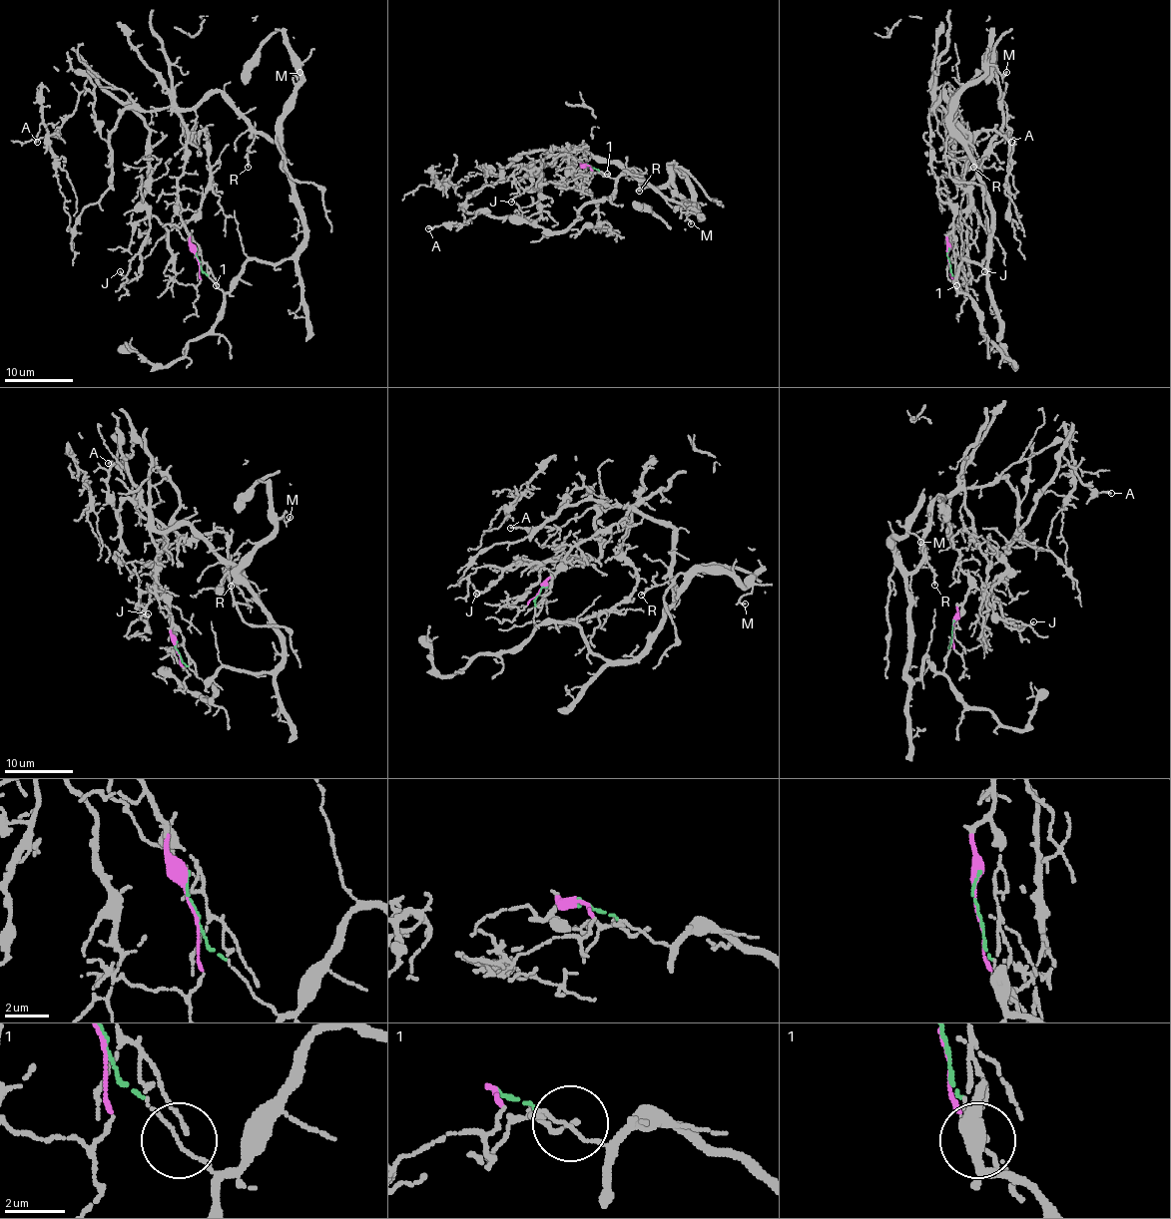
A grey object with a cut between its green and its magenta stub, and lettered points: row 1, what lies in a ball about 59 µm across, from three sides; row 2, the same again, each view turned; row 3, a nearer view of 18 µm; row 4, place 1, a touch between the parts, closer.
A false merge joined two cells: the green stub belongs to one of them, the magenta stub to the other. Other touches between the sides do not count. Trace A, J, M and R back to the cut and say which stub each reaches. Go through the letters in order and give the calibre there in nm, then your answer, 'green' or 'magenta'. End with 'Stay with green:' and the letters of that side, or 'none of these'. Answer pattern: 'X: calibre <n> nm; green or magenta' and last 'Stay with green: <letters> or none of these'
A: calibre 150 nm; magenta
J: calibre 90 nm; magenta
M: calibre 90 nm; green
R: calibre 110 nm; green
Stay with green: M, R

